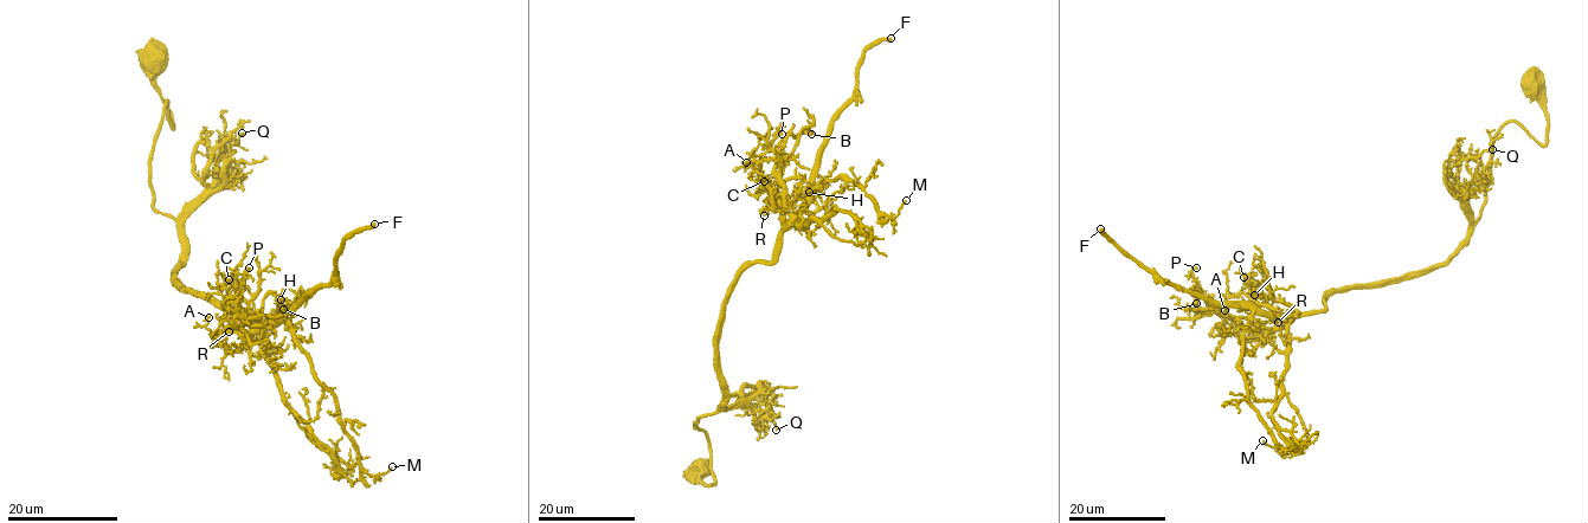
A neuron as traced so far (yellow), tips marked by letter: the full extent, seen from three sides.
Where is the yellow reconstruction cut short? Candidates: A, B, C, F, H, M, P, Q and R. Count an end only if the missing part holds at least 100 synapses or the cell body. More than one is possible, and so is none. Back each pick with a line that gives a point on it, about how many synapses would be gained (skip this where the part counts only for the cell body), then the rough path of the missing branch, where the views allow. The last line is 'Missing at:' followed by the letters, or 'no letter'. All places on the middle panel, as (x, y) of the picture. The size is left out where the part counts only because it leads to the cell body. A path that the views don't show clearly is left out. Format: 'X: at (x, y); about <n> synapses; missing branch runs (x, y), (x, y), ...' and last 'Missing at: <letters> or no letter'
F: at (891, 38); about 500 synapses
Missing at: F

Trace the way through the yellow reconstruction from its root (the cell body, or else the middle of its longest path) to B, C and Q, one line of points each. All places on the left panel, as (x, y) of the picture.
B: (154, 58), (173, 127), (167, 101), (149, 186), (179, 228), (175, 279), (250, 339), (264, 297), (283, 309)
C: (154, 58), (173, 127), (167, 101), (149, 186), (153, 206), (179, 228), (175, 279), (257, 322), (229, 279)
Q: (154, 58), (155, 85), (173, 123), (167, 101), (149, 162), (158, 211), (180, 218), (213, 193), (242, 133)

